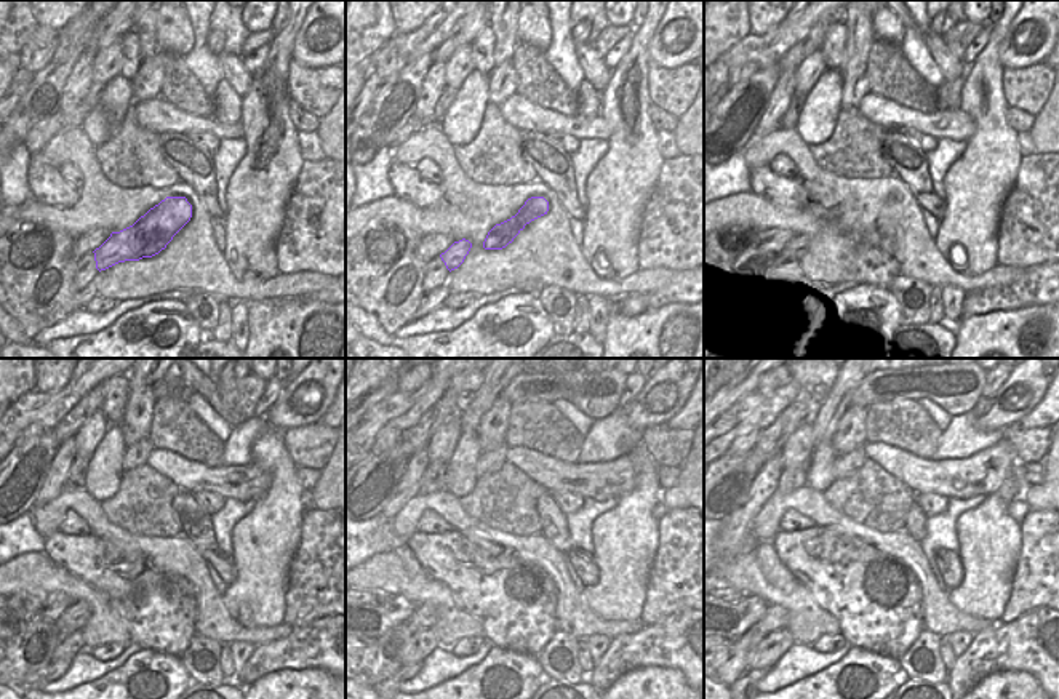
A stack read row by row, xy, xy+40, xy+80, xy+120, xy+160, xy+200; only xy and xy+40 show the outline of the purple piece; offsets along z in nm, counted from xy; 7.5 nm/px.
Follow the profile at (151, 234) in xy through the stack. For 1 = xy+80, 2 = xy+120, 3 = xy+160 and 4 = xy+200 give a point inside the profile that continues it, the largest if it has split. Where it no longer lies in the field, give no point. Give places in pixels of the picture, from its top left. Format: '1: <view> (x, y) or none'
1: xy+80 (797, 250)
2: xy+120 (75, 616)
3: xy+160 (424, 616)
4: xy+200 (776, 618)

